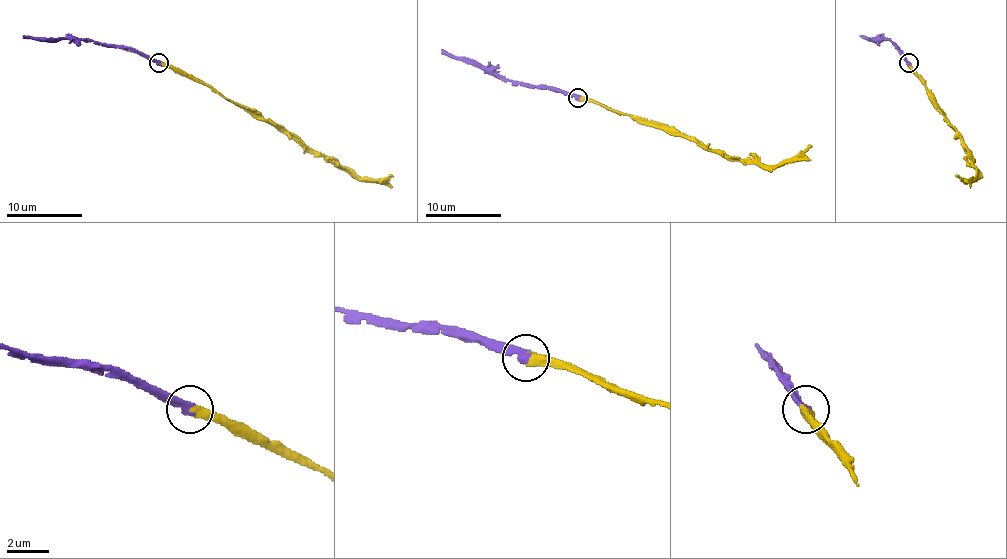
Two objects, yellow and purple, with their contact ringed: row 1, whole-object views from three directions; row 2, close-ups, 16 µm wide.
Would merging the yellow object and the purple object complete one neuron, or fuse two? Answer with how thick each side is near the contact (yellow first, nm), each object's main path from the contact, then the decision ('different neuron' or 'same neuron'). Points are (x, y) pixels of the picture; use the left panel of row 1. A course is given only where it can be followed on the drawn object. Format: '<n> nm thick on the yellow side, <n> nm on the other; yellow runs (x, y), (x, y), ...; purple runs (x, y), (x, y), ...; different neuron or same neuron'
480 nm thick on the yellow side, 440 nm on the other; yellow runs (158, 62), (172, 64), (227, 99), (254, 108), (265, 120), (359, 175), (393, 177); purple runs (158, 62), (132, 51), (78, 40), (35, 40), (23, 36); same neuron

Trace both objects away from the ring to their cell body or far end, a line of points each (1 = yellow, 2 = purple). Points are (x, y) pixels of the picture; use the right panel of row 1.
1: (908, 62), (923, 80), (929, 99), (959, 131), (959, 139), (976, 167), (976, 175), (971, 179), (955, 177)
2: (908, 62), (889, 40), (870, 40), (860, 36)

